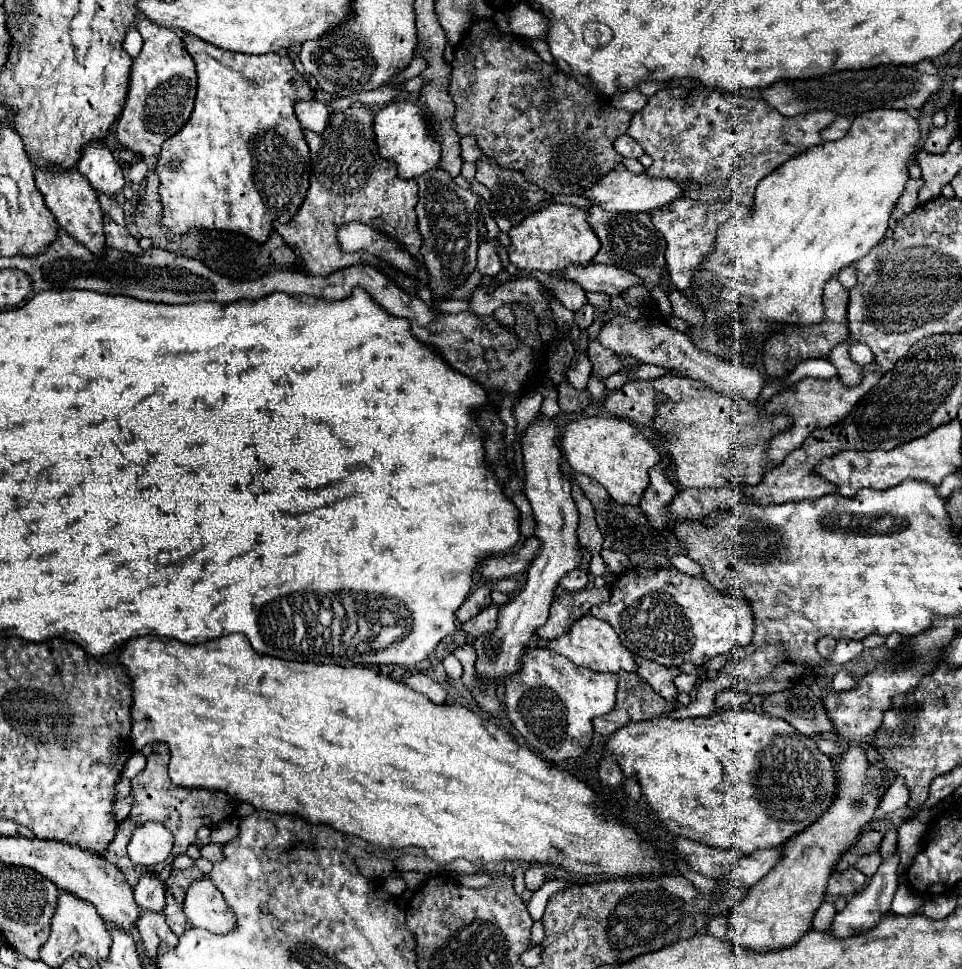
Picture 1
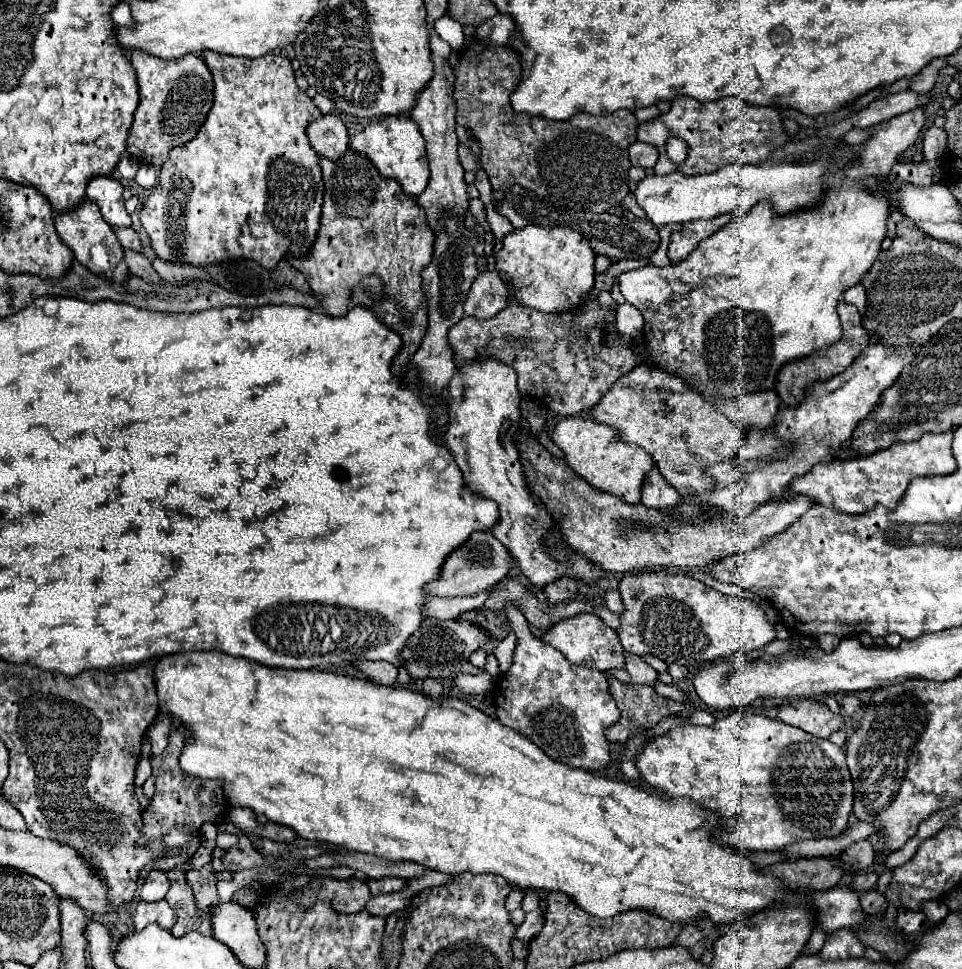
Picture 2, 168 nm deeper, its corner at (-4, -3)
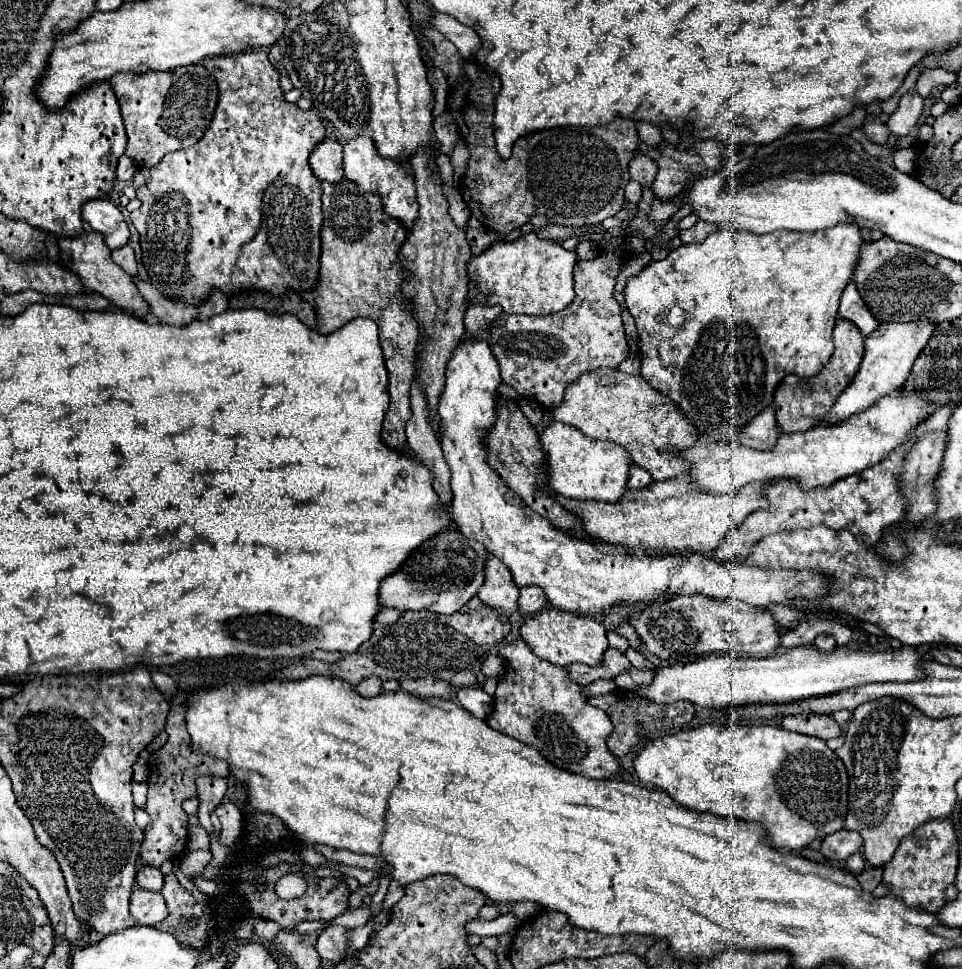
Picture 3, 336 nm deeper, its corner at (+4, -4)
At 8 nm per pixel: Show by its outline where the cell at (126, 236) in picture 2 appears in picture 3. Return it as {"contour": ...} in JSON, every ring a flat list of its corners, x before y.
{"contour":[[123,246,119,250,113,252,113,260,115,264,119,264,129,276,137,276,137,262,135,262,135,254,133,254,133,248,131,246]]}

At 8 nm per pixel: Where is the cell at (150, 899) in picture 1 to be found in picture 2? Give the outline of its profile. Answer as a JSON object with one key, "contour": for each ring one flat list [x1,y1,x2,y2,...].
{"contour":[[153,869,147,873,147,879,143,883,143,887,139,889,139,897,143,901,161,901,169,891,169,879,167,879,167,873,165,871,159,871,159,869]]}

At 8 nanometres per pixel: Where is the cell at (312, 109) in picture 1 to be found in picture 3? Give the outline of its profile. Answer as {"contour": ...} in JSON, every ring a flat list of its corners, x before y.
{"contour":[[325,138,309,156,313,174,323,180,337,184,343,180,343,148,337,140]]}

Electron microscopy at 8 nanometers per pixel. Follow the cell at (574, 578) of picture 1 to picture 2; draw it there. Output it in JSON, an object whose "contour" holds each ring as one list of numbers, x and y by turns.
{"contour":[[559,577,557,581,553,581,545,587,545,595,551,603,569,601,577,591,579,591,579,579,575,579,575,577]]}

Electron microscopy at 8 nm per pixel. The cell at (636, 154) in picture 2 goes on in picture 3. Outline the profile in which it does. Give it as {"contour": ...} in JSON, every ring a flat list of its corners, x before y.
{"contour":[[637,152,637,156,629,164,629,172,631,172,631,180,637,180,641,186,651,188,657,176,657,164,647,156,643,156,641,152]]}

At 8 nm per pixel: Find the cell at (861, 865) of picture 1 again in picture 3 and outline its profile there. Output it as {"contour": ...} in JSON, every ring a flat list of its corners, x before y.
{"contour":[[839,830,839,832,823,838,819,852,821,852,827,860,831,860,831,862,843,862,843,860,847,860,851,854,859,852,861,846,863,846,863,840,861,840,859,832]]}

